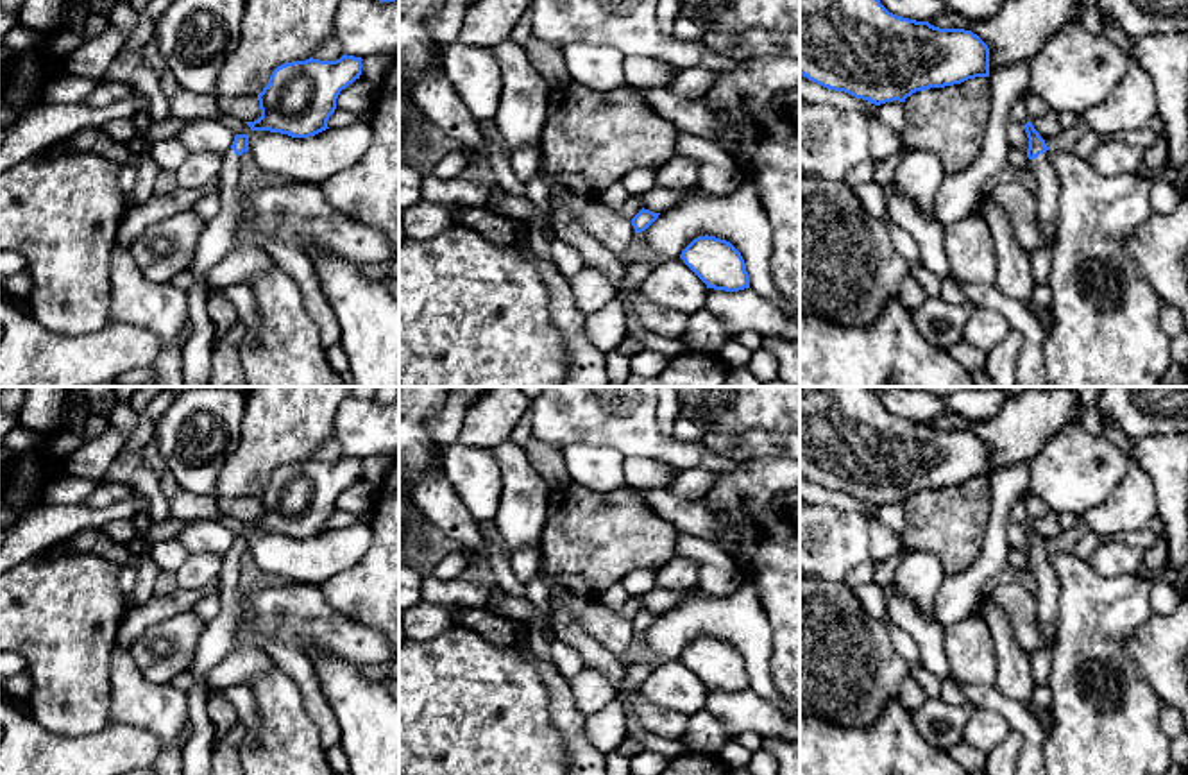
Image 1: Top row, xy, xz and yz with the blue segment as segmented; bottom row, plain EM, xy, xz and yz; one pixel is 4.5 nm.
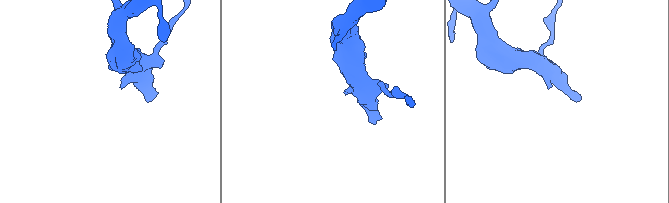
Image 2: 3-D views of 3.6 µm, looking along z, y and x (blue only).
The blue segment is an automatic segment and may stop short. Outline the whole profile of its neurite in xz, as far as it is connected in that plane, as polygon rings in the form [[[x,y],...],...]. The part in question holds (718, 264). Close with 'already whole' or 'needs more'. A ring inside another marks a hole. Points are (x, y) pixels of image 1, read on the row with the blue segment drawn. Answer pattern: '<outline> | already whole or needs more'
[[[709,234],[698,236],[682,251],[680,258],[707,288],[725,292],[750,288],[744,260],[726,240]]] | already whole

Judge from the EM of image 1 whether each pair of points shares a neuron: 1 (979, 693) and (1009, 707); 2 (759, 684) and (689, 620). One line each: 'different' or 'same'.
1: same
2: same

